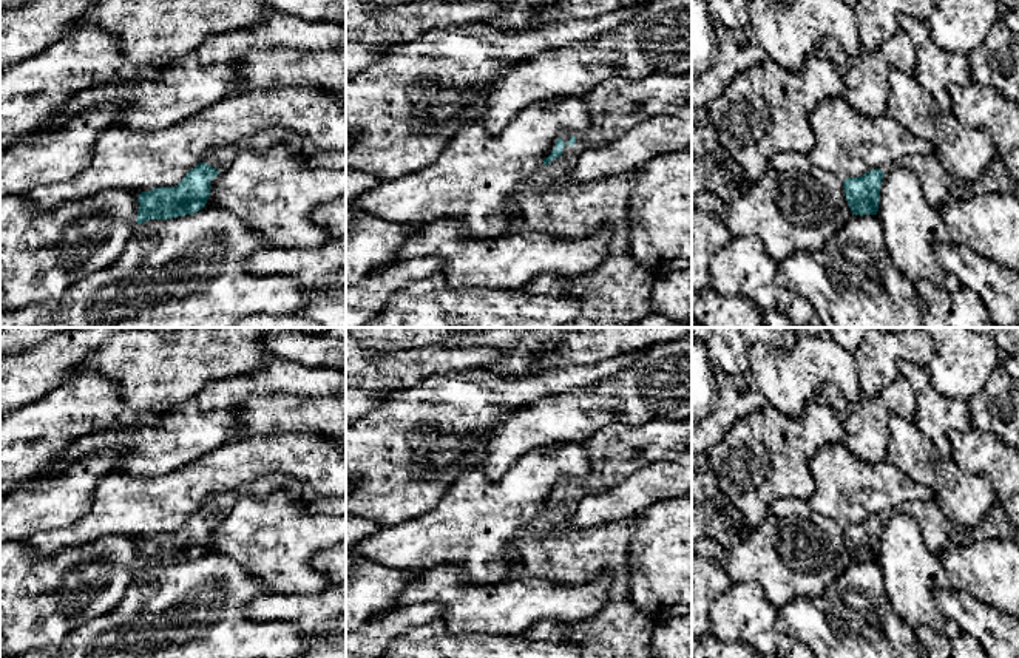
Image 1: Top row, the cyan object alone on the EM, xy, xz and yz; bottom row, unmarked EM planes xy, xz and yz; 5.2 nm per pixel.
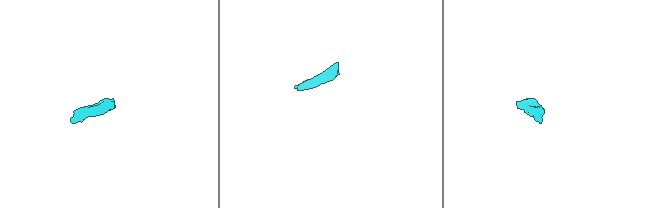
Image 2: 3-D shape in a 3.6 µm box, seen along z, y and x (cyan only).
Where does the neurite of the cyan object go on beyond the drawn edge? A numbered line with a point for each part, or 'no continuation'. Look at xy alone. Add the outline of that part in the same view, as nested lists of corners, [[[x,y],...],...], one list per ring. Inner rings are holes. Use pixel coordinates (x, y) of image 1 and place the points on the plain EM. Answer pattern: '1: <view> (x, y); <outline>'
1: xy (215, 507); [[[208,500],[204,508],[207,511],[212,511],[213,514],[219,516],[222,511],[222,502],[221,500]]]

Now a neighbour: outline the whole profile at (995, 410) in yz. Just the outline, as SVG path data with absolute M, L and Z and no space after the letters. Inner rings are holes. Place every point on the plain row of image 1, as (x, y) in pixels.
M997 365L985 386L968 400L973 426L1019 446L1019 380Z

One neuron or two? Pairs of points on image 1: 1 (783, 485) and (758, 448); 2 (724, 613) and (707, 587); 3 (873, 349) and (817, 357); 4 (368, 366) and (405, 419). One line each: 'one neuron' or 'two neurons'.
1: one neuron
2: two neurons
3: two neurons
4: two neurons

